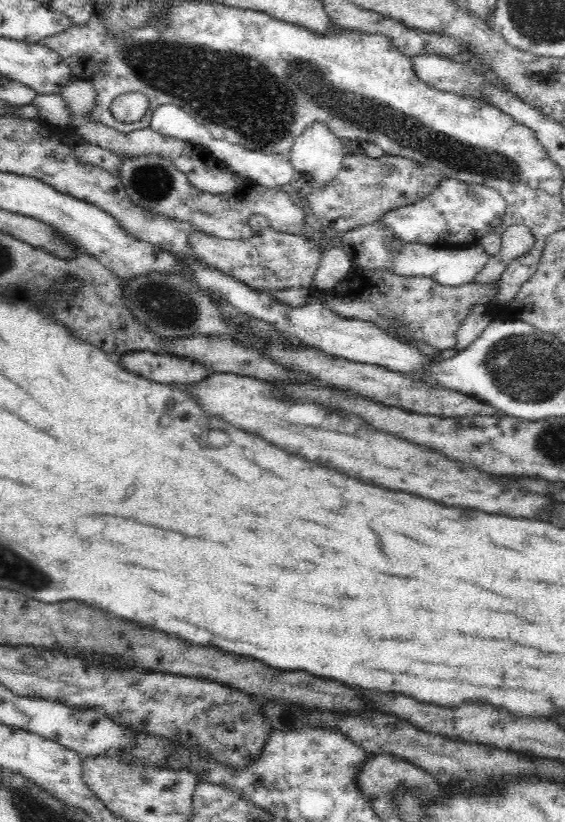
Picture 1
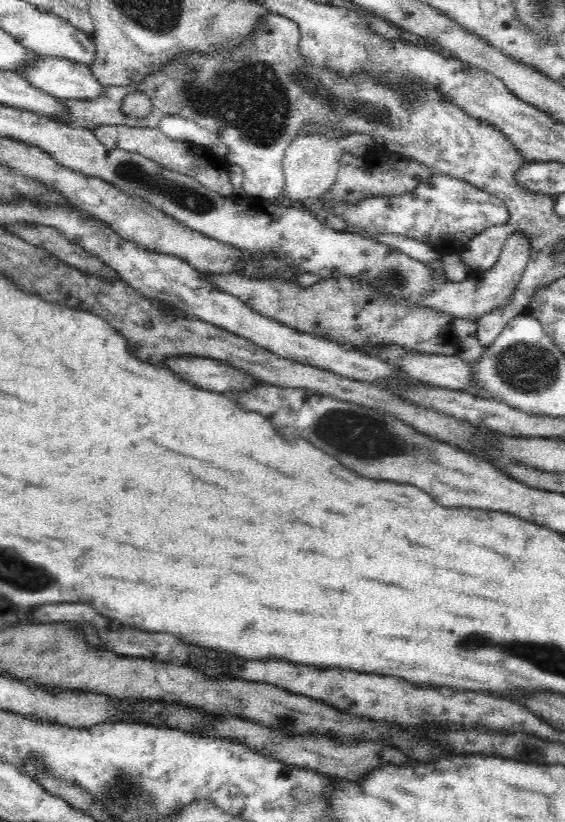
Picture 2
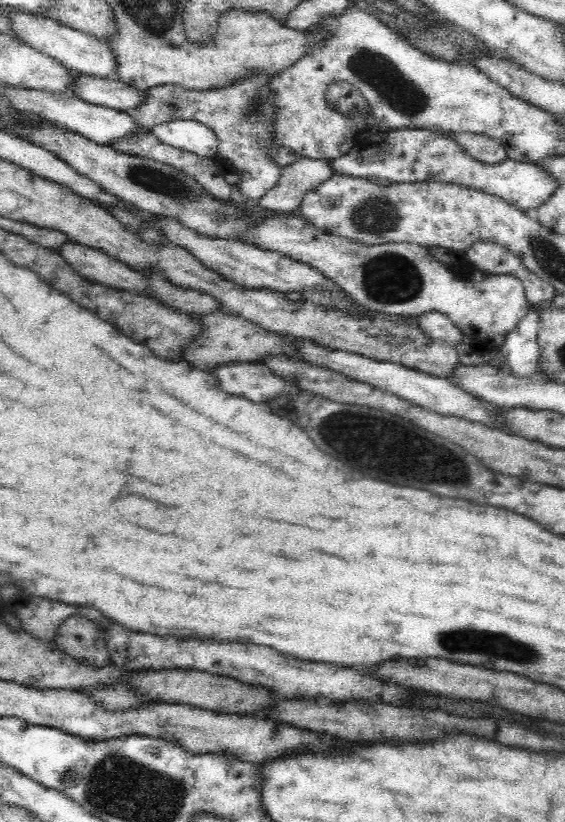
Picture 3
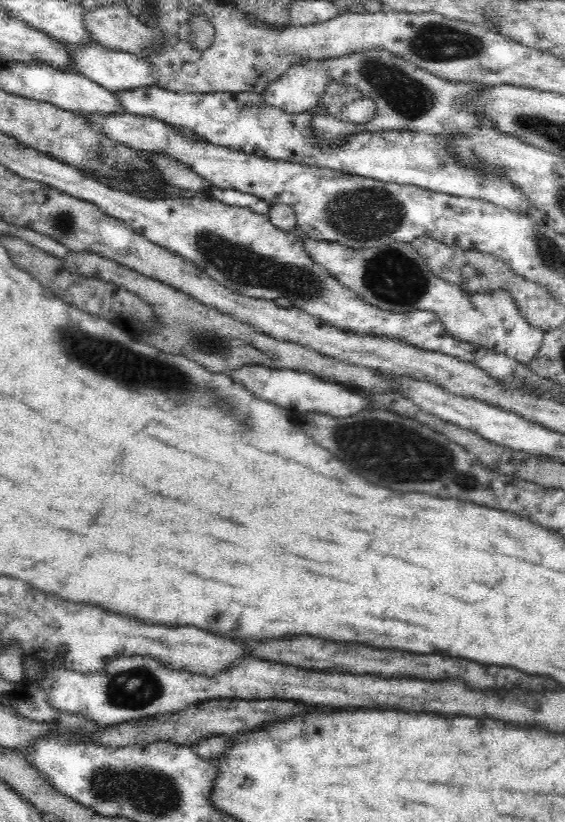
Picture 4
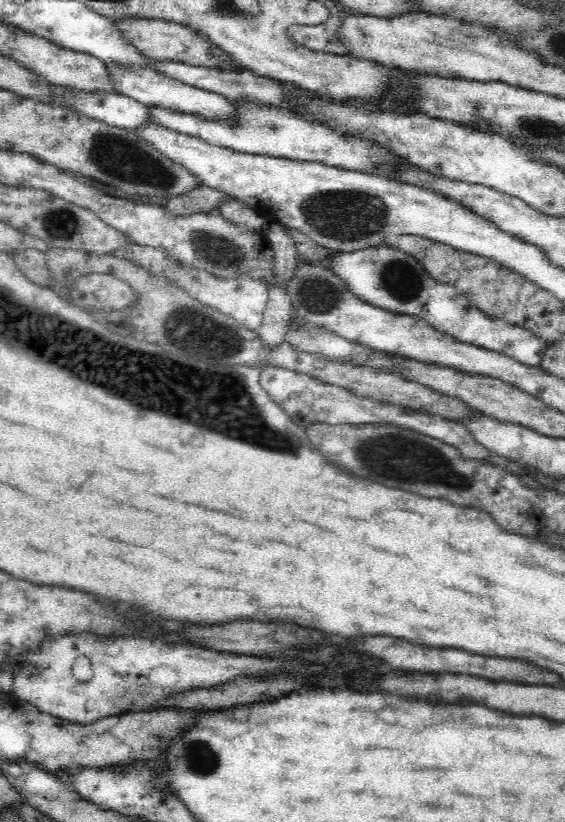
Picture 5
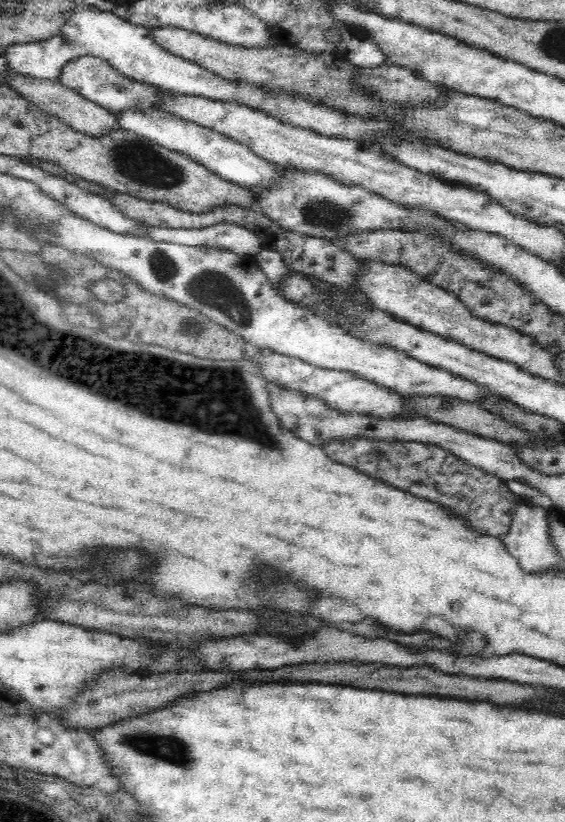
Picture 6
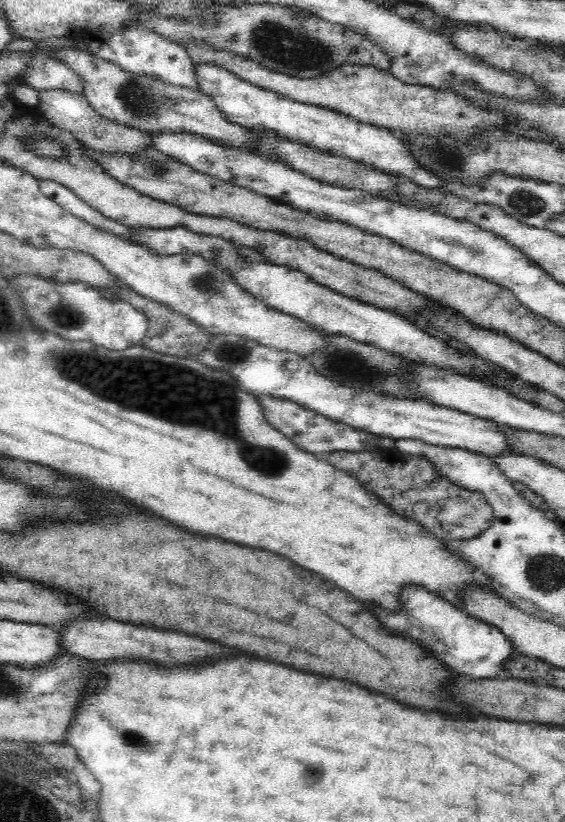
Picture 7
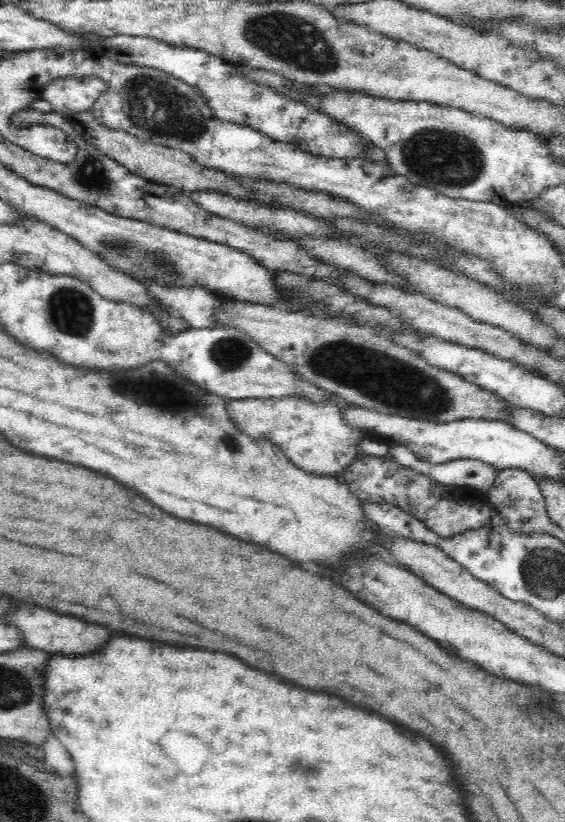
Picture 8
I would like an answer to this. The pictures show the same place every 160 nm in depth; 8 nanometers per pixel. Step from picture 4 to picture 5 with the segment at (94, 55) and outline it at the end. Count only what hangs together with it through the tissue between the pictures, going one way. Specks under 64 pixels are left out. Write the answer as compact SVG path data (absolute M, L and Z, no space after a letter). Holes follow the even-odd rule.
M124 65L107 66L109 72L110 83L114 84L114 92L120 92L124 96L128 96L140 104L146 106L158 106L167 108L167 110L175 112L185 112L185 114L197 114L201 118L209 120L229 120L236 118L234 106L229 100L218 93L208 92L202 88L189 86L175 79L170 79L154 69L124 67Z

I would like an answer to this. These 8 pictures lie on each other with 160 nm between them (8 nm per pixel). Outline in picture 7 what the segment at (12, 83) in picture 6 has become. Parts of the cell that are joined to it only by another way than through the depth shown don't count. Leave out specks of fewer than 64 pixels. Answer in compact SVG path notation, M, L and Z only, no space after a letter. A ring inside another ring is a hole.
M58 89L38 90L37 110L41 111L52 125L60 127L60 130L68 131L74 135L85 148L98 150L100 152L123 152L123 154L134 154L144 150L146 146L151 147L150 134L142 130L132 128L126 124L111 122L90 106L86 97L80 92L71 93Z

